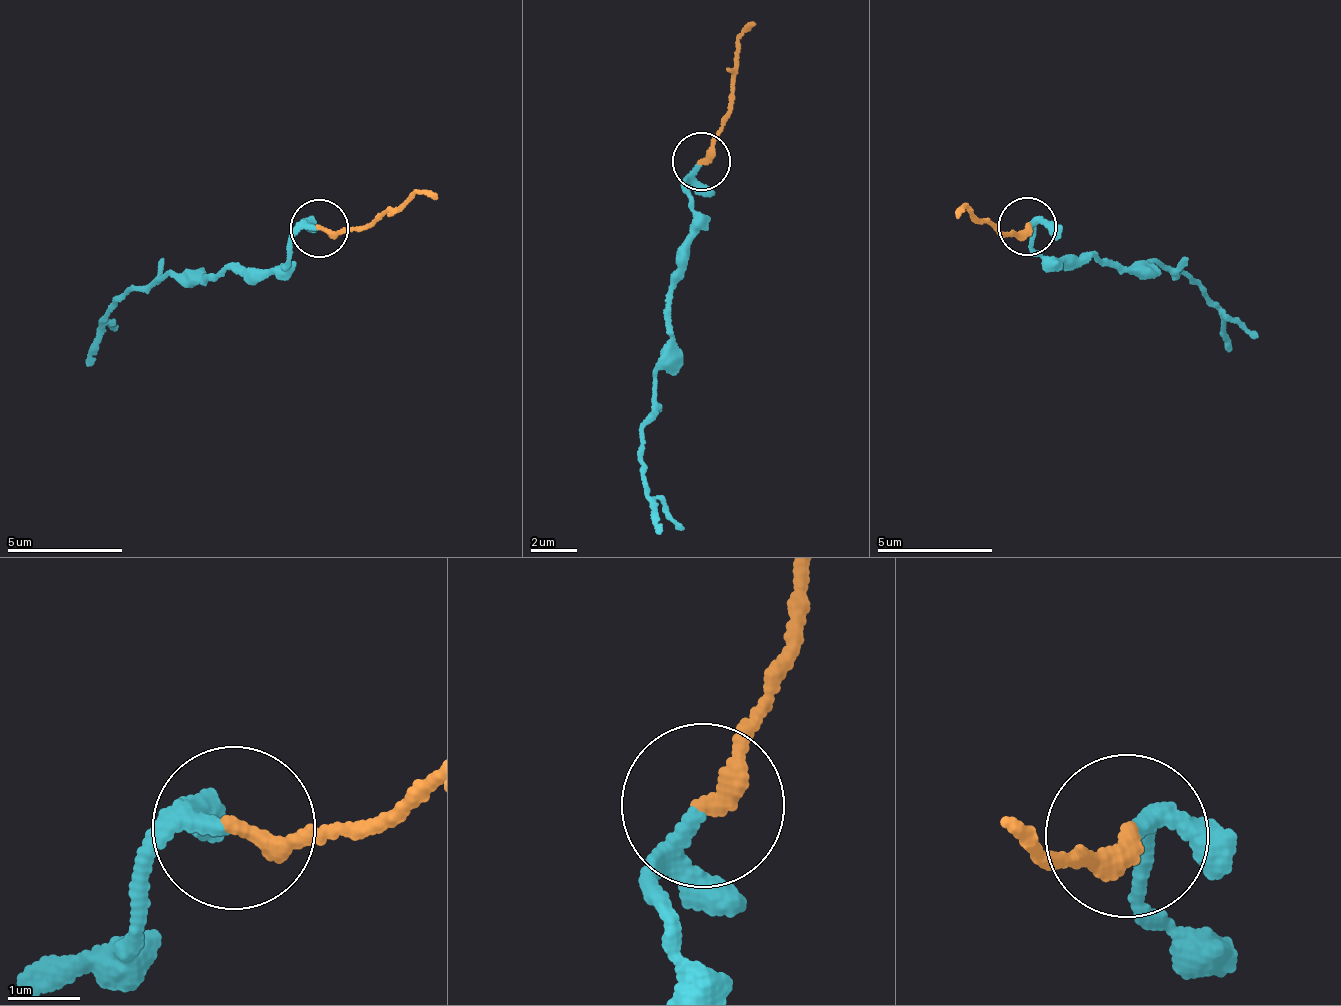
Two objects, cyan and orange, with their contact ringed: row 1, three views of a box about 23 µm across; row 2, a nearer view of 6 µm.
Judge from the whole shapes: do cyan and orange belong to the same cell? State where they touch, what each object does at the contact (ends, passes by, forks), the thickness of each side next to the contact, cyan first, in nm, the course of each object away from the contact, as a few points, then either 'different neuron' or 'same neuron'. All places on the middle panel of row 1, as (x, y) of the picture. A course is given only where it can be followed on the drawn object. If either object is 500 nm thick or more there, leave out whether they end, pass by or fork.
(701, 161) | cyan passes by | orange ends | 180/260 nm | cyan via (696, 160), (684, 183), (694, 212), (657, 384), (643, 434), (647, 502), (659, 533) | orange via (702, 159), (718, 136), (741, 36), (754, 26) | same neuron

